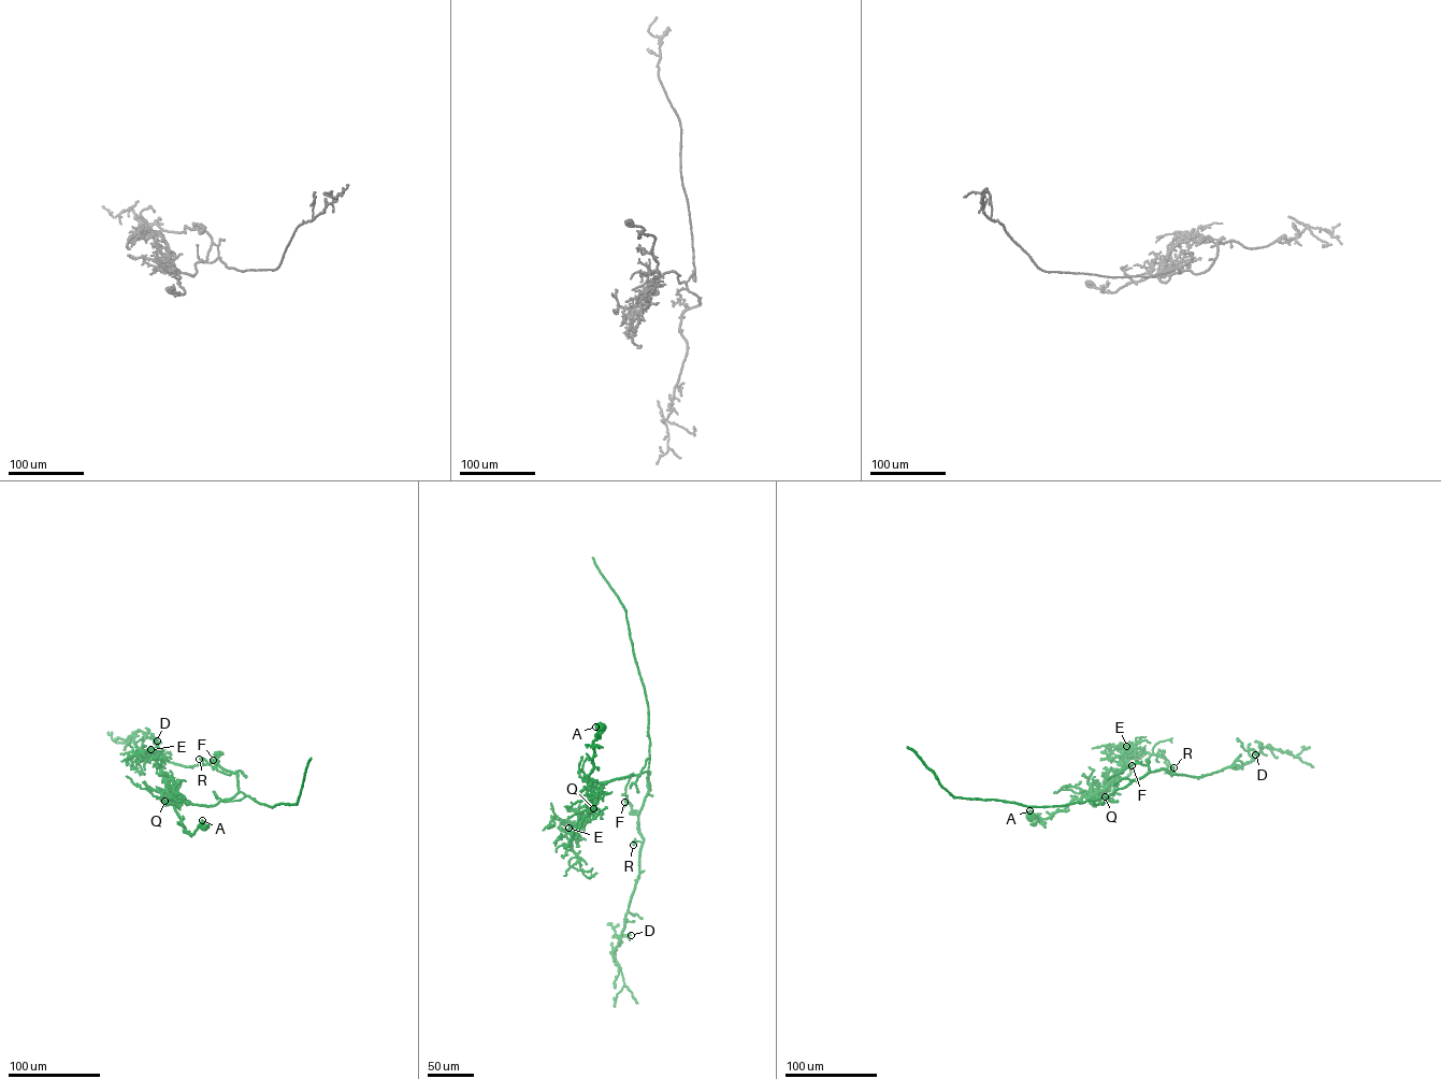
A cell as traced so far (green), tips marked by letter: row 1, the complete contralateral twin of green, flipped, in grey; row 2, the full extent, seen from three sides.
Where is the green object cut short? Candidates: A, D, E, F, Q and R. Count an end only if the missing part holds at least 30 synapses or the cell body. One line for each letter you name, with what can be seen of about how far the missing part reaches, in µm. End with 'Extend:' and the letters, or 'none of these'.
D: 60 µm
Extend: D

